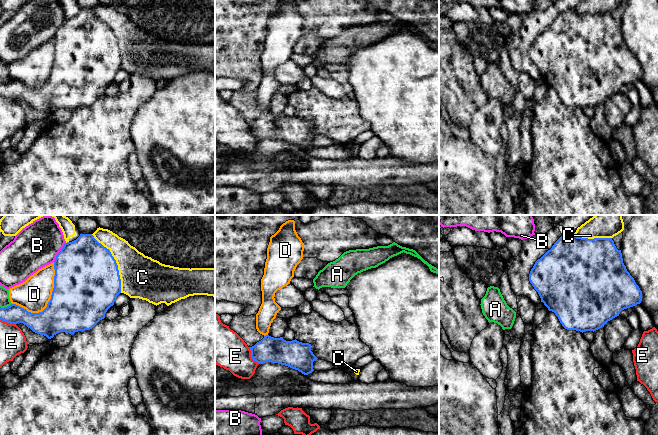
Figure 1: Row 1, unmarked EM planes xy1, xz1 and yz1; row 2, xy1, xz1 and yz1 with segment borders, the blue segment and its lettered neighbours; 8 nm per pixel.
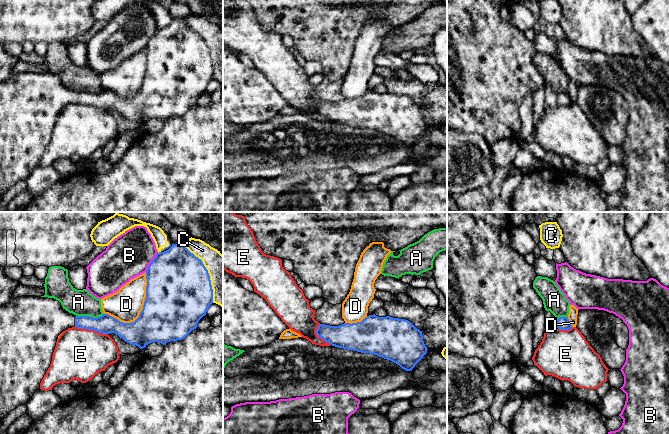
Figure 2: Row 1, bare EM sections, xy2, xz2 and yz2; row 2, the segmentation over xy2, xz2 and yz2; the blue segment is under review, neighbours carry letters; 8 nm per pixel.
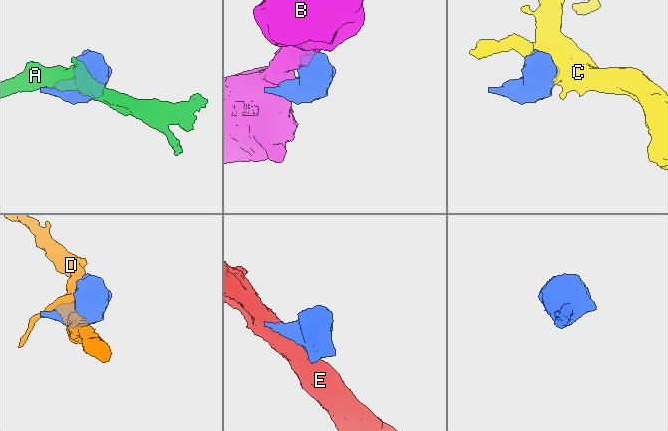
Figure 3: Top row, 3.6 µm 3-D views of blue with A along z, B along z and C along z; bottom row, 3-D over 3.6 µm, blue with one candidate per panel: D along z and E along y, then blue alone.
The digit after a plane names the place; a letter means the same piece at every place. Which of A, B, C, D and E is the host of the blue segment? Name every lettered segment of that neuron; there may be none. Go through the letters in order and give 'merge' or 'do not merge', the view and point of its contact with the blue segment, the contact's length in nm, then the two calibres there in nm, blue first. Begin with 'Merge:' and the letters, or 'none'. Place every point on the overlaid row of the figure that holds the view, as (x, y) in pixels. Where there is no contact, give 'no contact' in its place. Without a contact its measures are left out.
Merge: none
A: do not merge; contact xy2 (89, 316); length 220 nm; calibres 160 and 200 nm
B: do not merge; contact xy1 (59, 252); length 190 nm; calibres 480 and 360 nm
C: do not merge; contact xy1 (115, 262); length 550 nm; calibres 500 and 340 nm
D: do not merge; contact xy1 (49, 301); length 480 nm; calibres 460 and 260 nm
E: do not merge; contact xy2 (91, 329); length 280 nm; calibres 160 and 400 nm

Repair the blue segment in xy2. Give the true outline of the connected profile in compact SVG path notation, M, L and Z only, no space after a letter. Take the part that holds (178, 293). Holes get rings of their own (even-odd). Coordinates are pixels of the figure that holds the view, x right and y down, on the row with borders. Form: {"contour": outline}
{"contour": "M173 243L168 250L157 253L148 266L146 279L143 309L139 317L131 323L120 322L108 314L97 318L76 316L66 311L58 300L48 297L22 296L0 306L0 418L4 418L18 406L27 404L40 389L40 383L50 367L58 336L68 328L78 327L107 335L115 333L125 342L143 349L152 342L165 345L170 341L184 339L197 328L199 320L206 315L207 309L213 303L213 289L208 270L202 260L191 253L184 244Z"}

